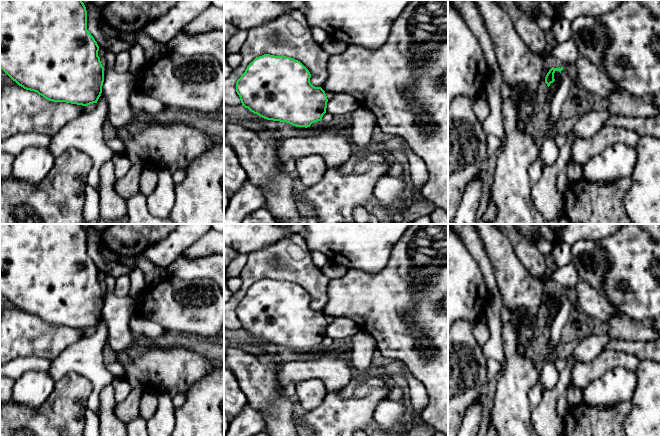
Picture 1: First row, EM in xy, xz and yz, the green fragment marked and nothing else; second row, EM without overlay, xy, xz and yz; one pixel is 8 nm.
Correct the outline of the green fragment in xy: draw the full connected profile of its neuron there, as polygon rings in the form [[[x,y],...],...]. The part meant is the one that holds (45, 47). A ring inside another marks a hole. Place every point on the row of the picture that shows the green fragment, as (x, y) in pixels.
[[[0,0],[0,68],[24,89],[37,92],[53,102],[66,102],[82,106],[97,103],[102,93],[105,70],[98,51],[97,42],[87,30],[87,11],[82,0]]]

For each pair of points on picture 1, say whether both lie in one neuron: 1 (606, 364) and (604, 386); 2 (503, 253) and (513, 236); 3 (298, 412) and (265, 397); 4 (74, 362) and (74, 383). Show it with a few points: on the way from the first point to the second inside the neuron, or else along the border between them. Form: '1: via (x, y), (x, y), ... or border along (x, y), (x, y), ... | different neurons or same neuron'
1: border along (628, 368), (614, 367), (609, 369), (586, 386) | different neurons
2: border along (504, 234), (521, 263) | different neurons
3: border along (293, 401), (293, 421), (296, 425) | different neurons
4: border along (55, 382), (69, 372), (78, 372), (92, 387) | different neurons

